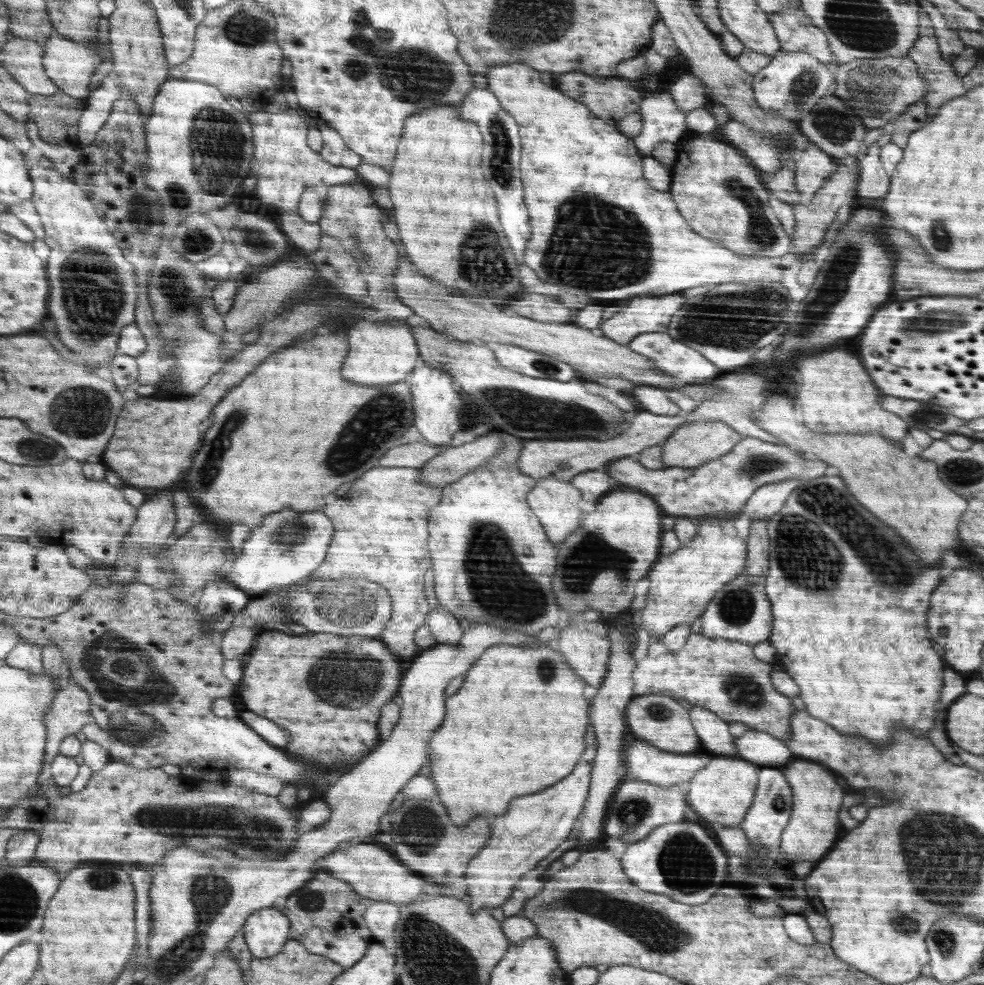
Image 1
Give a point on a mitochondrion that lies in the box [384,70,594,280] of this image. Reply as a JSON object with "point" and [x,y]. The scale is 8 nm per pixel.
{"point":[501,165]}

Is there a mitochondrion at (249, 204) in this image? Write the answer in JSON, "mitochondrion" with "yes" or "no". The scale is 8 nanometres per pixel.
{"mitochondrion":"yes"}

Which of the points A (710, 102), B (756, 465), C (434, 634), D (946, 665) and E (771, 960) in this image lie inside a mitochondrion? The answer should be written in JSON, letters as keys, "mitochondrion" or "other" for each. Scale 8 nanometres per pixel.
{"A":"other","B":"mitochondrion","C":"other","D":"other","E":"mitochondrion"}

